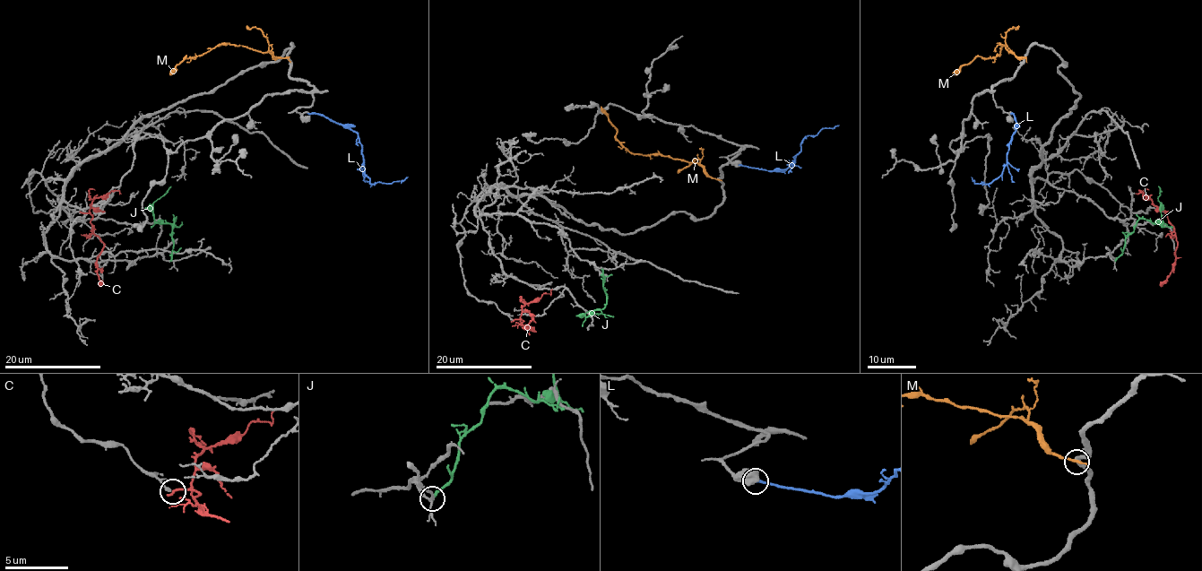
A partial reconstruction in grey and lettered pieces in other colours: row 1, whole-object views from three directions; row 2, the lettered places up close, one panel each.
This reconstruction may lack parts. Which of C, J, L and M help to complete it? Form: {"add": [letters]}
{"add": []}

